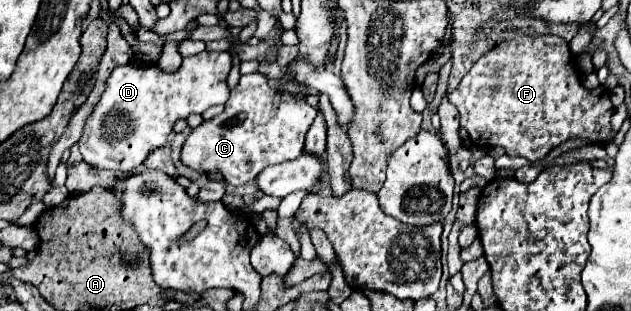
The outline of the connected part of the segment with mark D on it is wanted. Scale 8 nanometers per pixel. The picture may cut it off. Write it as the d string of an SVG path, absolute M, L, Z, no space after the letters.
M200 52L186 56L176 72L164 72L158 64L116 66L106 80L106 90L86 118L80 152L84 162L102 170L134 170L146 156L164 146L174 124L190 114L202 114L214 104L228 100L226 78L232 68L230 52Z

